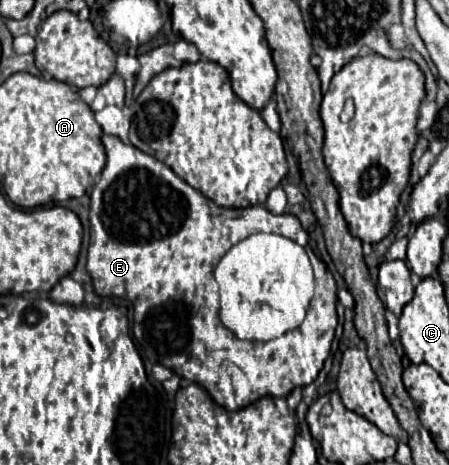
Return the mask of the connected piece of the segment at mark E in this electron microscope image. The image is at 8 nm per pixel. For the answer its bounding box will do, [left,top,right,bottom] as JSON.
[86,135,338,411]

